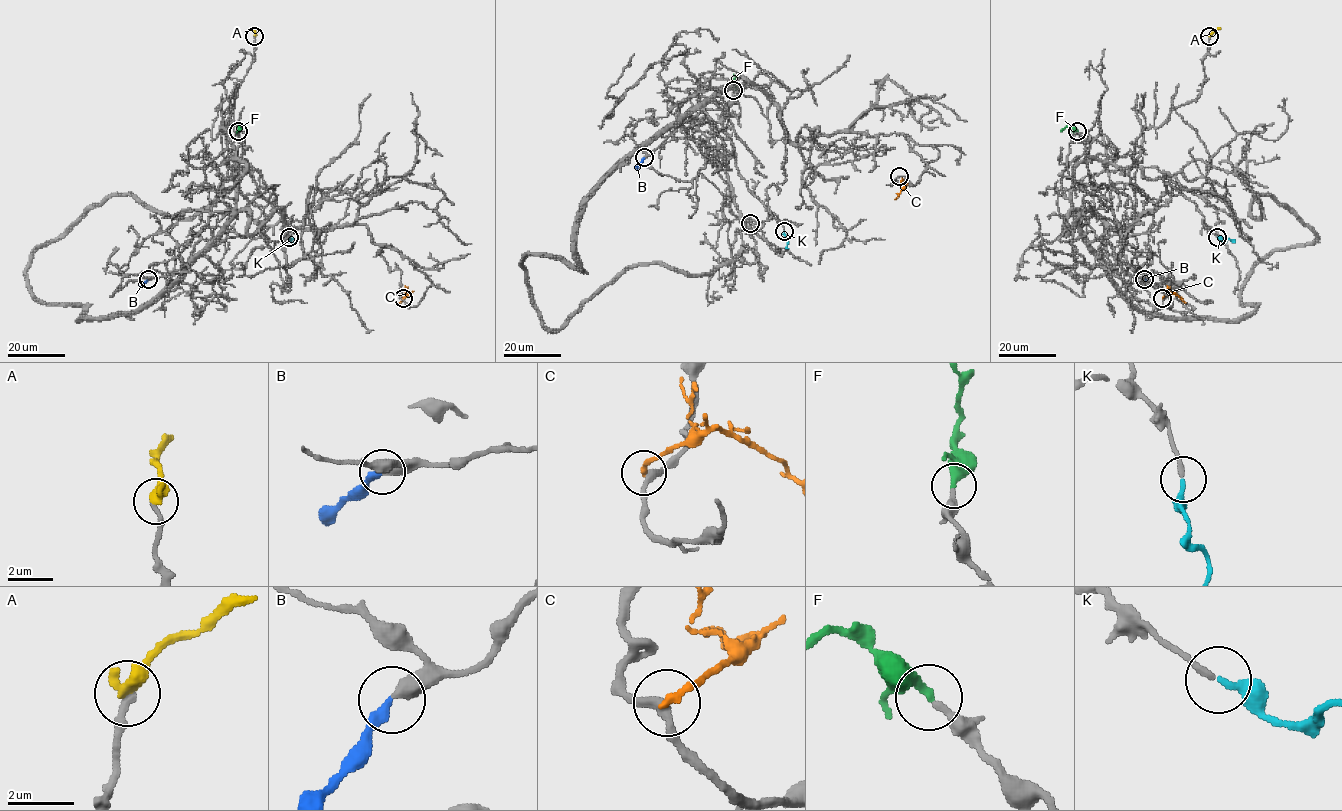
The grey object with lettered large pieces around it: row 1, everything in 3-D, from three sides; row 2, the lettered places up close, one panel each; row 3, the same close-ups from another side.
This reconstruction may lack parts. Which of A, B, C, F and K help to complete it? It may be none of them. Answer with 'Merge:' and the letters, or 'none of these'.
Merge: A, B, K

